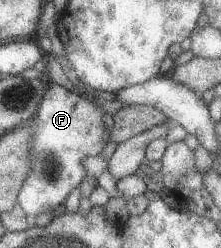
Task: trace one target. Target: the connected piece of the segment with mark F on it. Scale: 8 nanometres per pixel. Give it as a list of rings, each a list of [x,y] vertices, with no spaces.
[[[55,80],[50,84],[45,100],[41,103],[38,115],[32,122],[33,125],[36,125],[32,138],[32,171],[18,200],[18,204],[23,207],[23,210],[32,220],[43,215],[43,213],[49,213],[51,211],[59,214],[64,210],[69,195],[77,187],[81,188],[83,181],[90,175],[87,172],[87,167],[83,165],[85,159],[101,155],[105,151],[109,140],[113,137],[107,129],[105,115],[107,115],[107,111],[103,107],[95,105],[93,101],[89,101],[85,96],[71,93],[67,87],[59,85]]]

